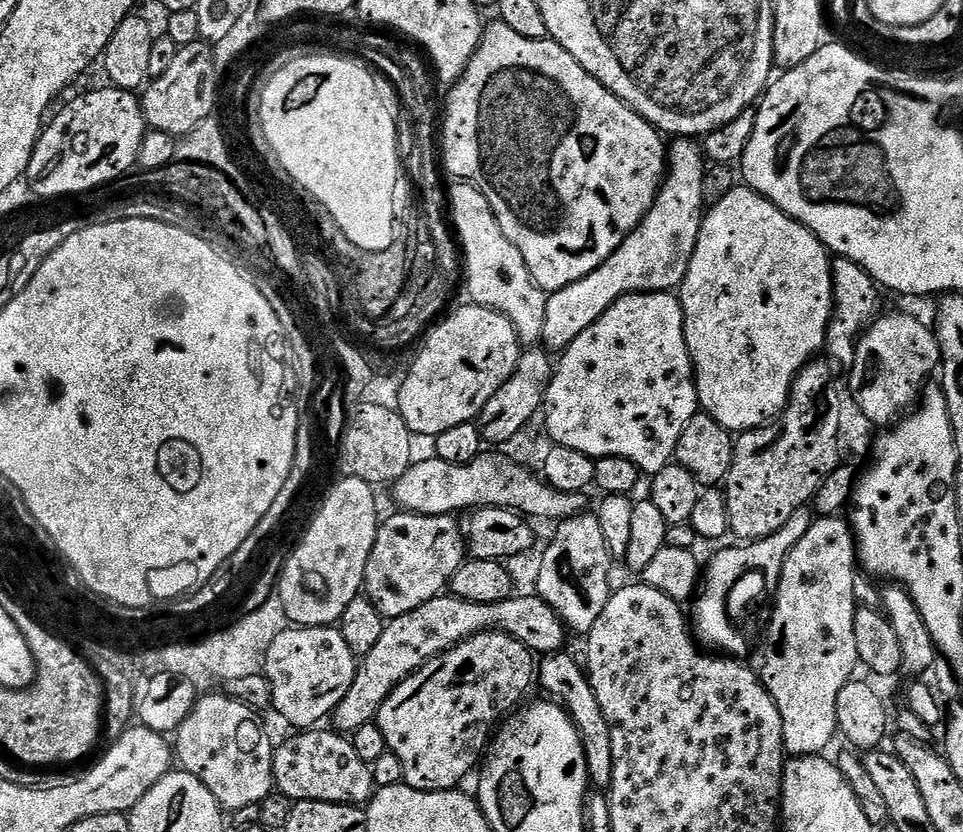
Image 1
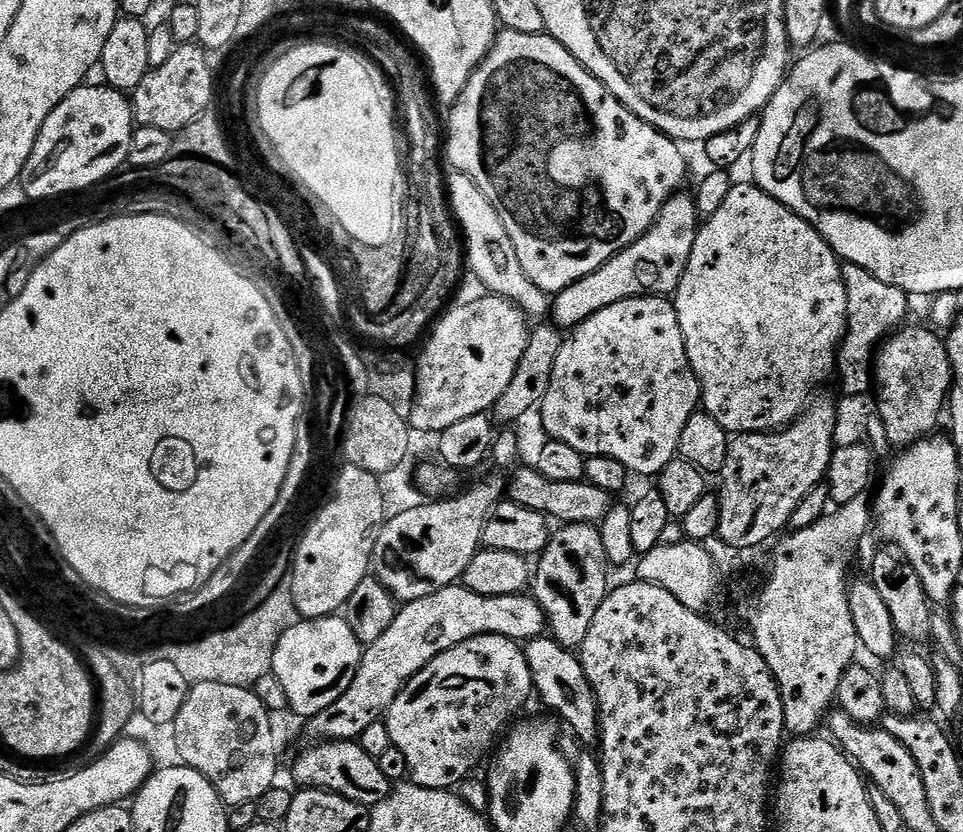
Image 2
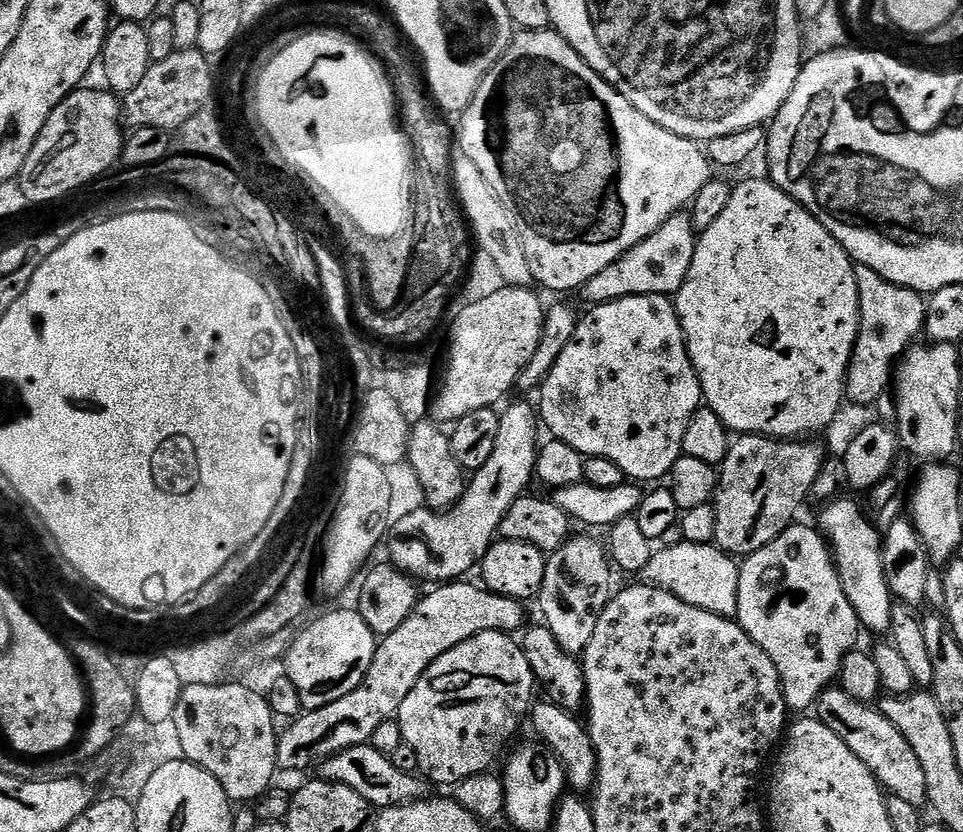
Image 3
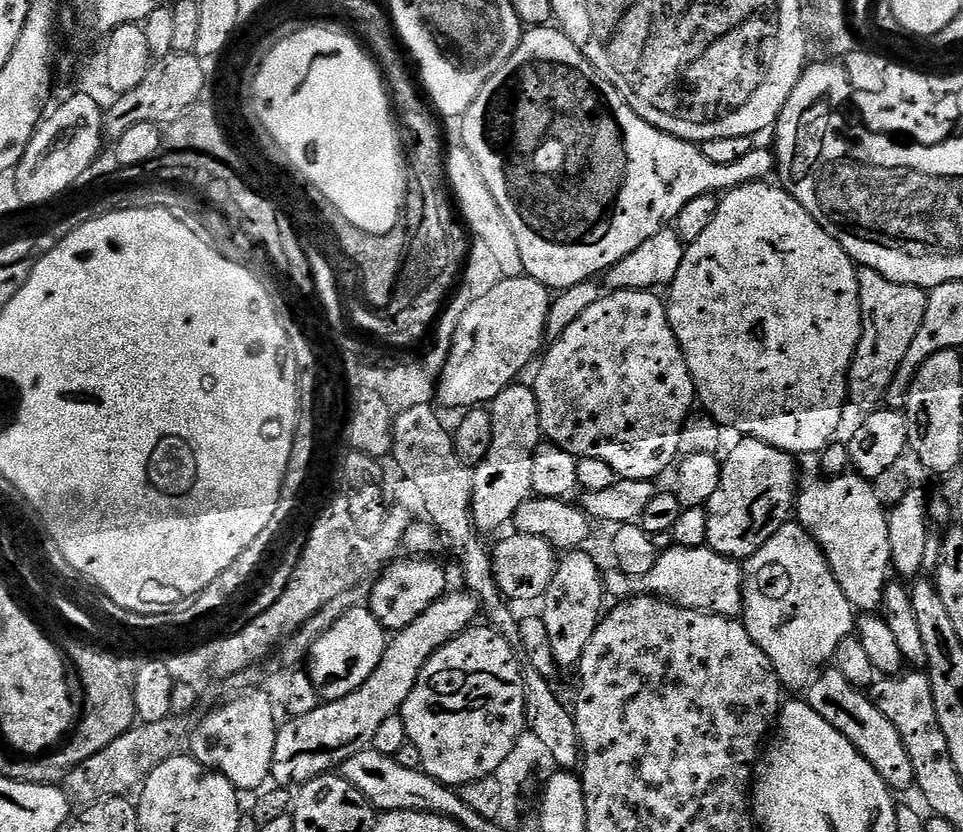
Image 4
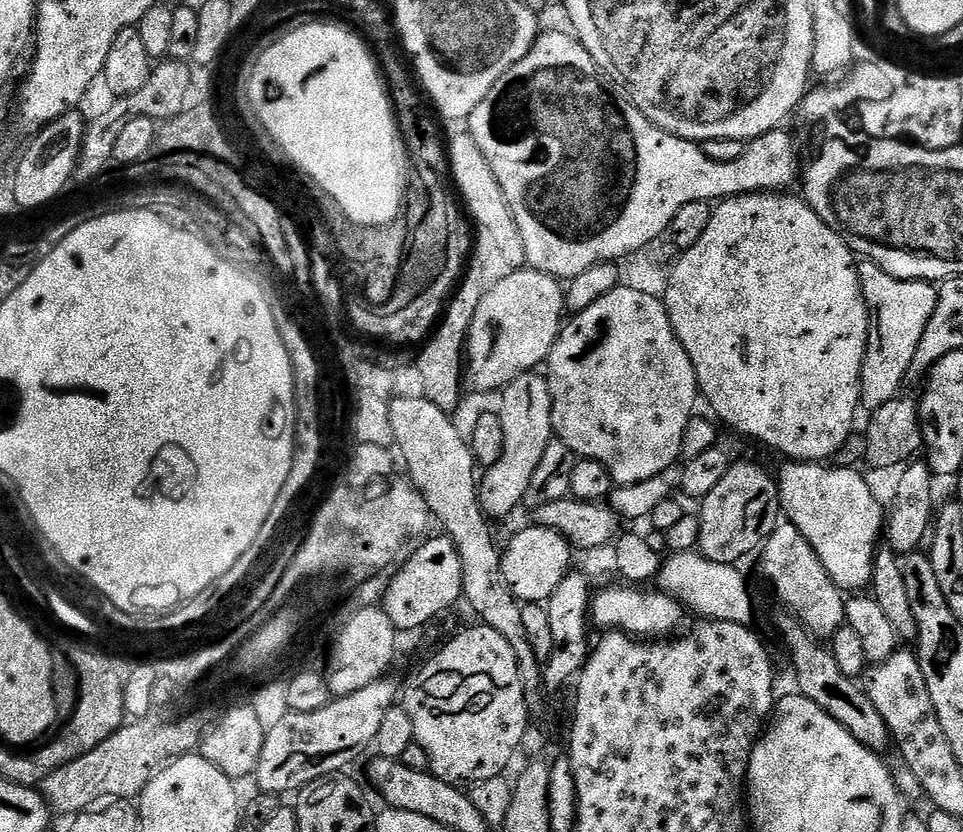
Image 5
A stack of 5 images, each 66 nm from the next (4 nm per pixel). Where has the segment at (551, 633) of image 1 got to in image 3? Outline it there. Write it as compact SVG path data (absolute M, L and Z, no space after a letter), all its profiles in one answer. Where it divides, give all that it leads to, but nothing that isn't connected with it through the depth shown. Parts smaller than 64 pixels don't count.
M444 582L433 587L429 596L421 595L416 601L414 610L406 618L406 622L402 622L402 626L398 626L398 630L394 630L394 634L383 637L377 643L374 660L370 662L370 668L366 670L358 687L350 690L350 694L338 698L338 702L330 702L330 706L313 708L296 716L288 724L289 728L285 732L283 729L279 733L276 742L277 769L284 771L285 768L288 772L300 772L303 768L310 767L311 764L313 766L323 764L324 761L342 750L369 743L374 730L378 730L378 726L382 726L382 722L395 717L406 694L410 694L410 690L414 690L418 678L422 678L422 674L426 674L430 665L438 658L442 658L442 654L446 654L446 650L454 650L454 646L483 632L516 634L521 631L522 625L525 623L525 621L523 622L524 612L520 609L523 608L521 601L511 600L505 596L495 596L475 583L473 583L474 585L464 583L468 582Z

